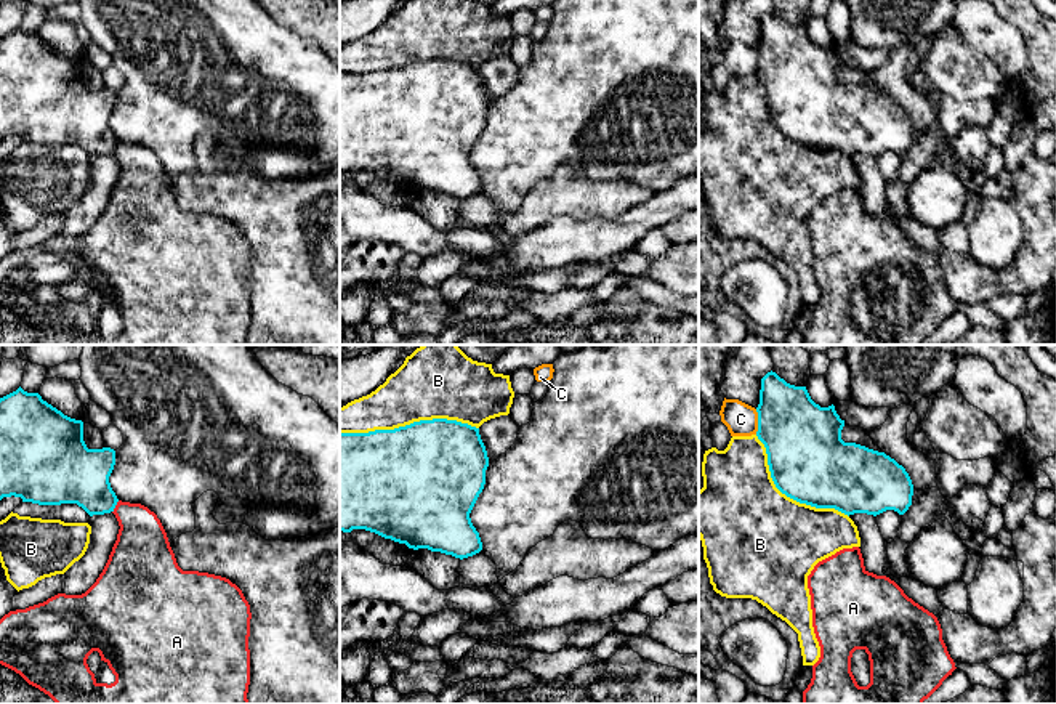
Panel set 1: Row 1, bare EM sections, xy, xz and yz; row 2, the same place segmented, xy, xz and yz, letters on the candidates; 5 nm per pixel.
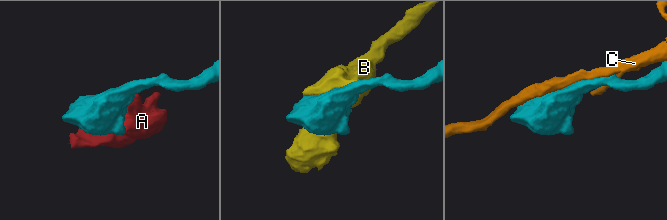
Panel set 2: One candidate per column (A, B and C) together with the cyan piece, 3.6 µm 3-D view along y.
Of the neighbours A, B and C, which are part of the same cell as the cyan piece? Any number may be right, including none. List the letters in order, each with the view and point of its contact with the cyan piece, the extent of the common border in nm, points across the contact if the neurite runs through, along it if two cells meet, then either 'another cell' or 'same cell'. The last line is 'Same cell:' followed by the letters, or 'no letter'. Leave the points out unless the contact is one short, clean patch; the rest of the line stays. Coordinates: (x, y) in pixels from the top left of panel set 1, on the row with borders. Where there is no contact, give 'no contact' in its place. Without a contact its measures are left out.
A: xy (114, 507) | 70 nm | along xy (119, 501), (112, 512) | another cell
B: xz (411, 424) | 700 nm | another cell
C: yz (758, 422) | 130 nm | another cell
Same cell: no letter

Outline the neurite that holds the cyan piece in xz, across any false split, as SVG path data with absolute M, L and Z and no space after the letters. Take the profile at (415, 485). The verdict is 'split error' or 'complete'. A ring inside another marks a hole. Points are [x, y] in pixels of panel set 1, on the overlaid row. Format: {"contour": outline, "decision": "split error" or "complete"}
{"contour": "M457 420L340 433L340 531L365 529L413 550L473 556L482 542L470 513L484 489L487 467L479 428Z", "decision": "complete"}

